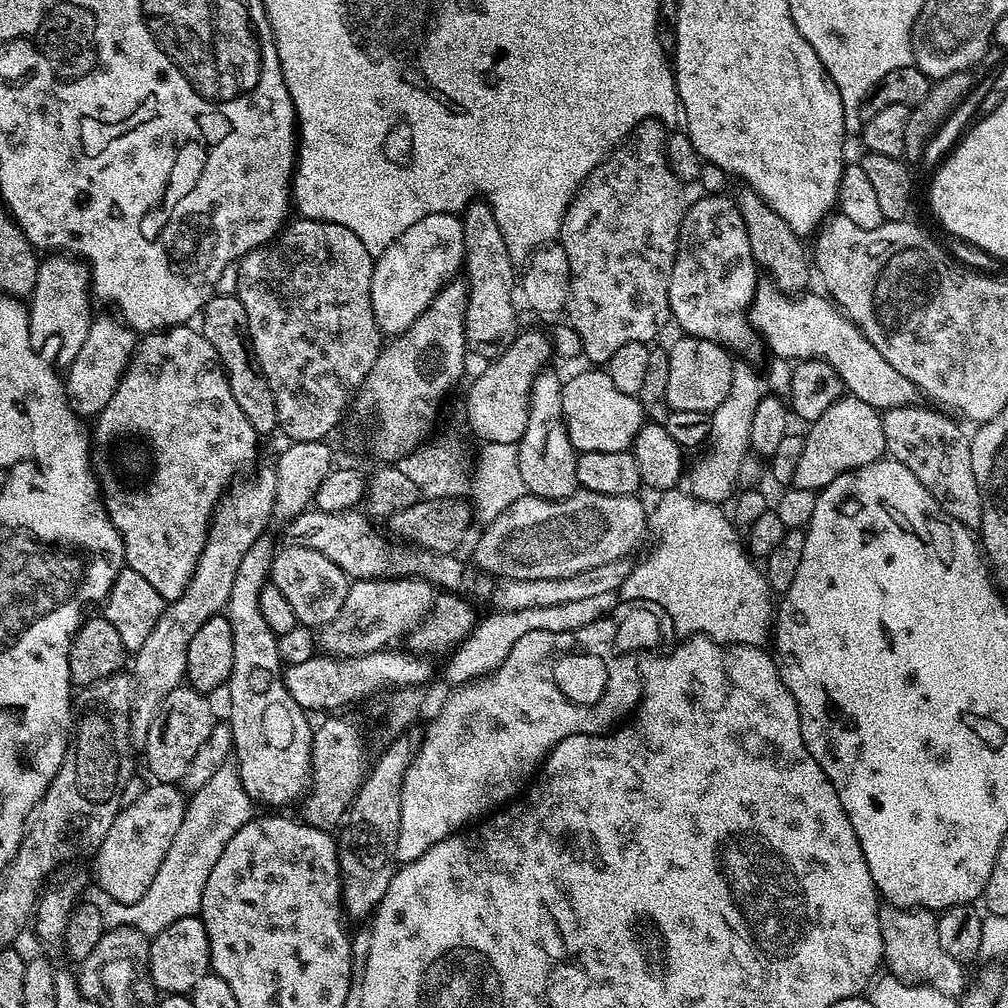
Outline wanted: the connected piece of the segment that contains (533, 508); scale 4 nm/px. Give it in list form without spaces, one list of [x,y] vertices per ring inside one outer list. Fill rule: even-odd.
[[[579,490],[564,500],[544,500],[542,497],[527,494],[509,506],[504,513],[495,517],[492,524],[483,529],[480,545],[476,548],[476,564],[488,572],[497,572],[497,577],[506,580],[534,580],[548,578],[570,578],[574,574],[582,574],[582,570],[590,570],[590,566],[606,566],[608,562],[625,559],[636,548],[636,543],[644,536],[644,504],[636,496],[615,496],[614,494],[594,494]]]

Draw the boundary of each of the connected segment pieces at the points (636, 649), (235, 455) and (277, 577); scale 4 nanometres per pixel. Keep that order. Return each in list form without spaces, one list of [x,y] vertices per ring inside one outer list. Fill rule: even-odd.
[[[645,600],[617,603],[611,614],[578,630],[547,632],[539,628],[518,638],[518,642],[514,642],[514,650],[506,654],[502,666],[486,677],[457,687],[456,693],[429,722],[428,729],[423,729],[420,748],[405,770],[402,782],[397,861],[400,864],[414,862],[422,858],[430,846],[503,809],[515,797],[512,795],[516,791],[519,793],[533,779],[548,753],[556,749],[562,738],[570,738],[574,734],[599,736],[631,717],[642,695],[641,665],[638,660],[636,664],[632,656],[647,648],[671,649],[677,640],[670,614],[666,614],[662,606]]]
[[[177,326],[167,329],[167,331],[147,333],[137,343],[132,359],[128,361],[128,368],[120,375],[118,390],[114,390],[114,398],[110,398],[110,402],[106,402],[100,415],[95,417],[94,424],[96,424],[96,429],[93,427],[90,432],[92,471],[98,477],[104,509],[112,517],[112,525],[116,527],[124,543],[125,565],[138,570],[138,574],[142,574],[142,578],[146,578],[146,582],[150,582],[150,586],[154,586],[154,590],[158,590],[158,594],[162,594],[164,601],[171,602],[182,598],[182,594],[188,588],[188,583],[192,581],[192,575],[198,566],[198,558],[204,550],[204,544],[208,541],[208,530],[216,506],[220,503],[220,497],[241,475],[241,473],[239,474],[240,468],[246,467],[255,458],[256,440],[258,440],[258,433],[254,430],[254,426],[250,426],[246,414],[242,414],[238,402],[234,402],[234,394],[230,394],[228,376],[224,372],[224,367],[220,365],[220,359],[216,357],[214,346],[210,346],[203,331],[196,329],[195,332],[192,326]]]
[[[297,544],[281,547],[273,556],[270,582],[278,586],[278,590],[282,590],[282,595],[289,600],[297,625],[313,630],[334,622],[346,600],[350,585],[348,575],[330,558],[326,558],[326,554],[318,554],[318,550],[306,550],[306,546]]]

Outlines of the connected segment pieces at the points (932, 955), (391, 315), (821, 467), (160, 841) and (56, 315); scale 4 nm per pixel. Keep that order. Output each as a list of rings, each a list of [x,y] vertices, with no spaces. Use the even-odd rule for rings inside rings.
[[[887,902],[881,903],[879,910],[883,963],[887,971],[907,984],[928,984],[942,994],[959,997],[966,987],[966,968],[942,950],[938,942],[937,913],[927,908],[899,908]]]
[[[443,212],[430,214],[422,218],[422,222],[414,222],[410,230],[406,230],[389,246],[381,256],[375,257],[372,265],[372,281],[370,282],[370,298],[374,306],[374,316],[381,333],[391,338],[401,336],[409,326],[418,319],[430,306],[432,299],[439,294],[451,280],[457,279],[464,263],[464,222],[459,215]]]
[[[841,395],[818,419],[811,421],[812,429],[804,436],[802,459],[794,469],[791,487],[819,493],[834,478],[881,459],[886,452],[886,434],[882,434],[880,417],[881,413],[866,402]]]
[[[149,783],[149,788],[141,796],[136,796],[132,801],[125,803],[120,812],[114,818],[114,826],[106,830],[106,838],[102,838],[99,848],[95,849],[96,856],[96,880],[100,888],[105,892],[109,901],[118,903],[138,902],[149,889],[166,858],[167,850],[182,825],[183,814],[186,805],[186,796],[176,784]]]
[[[68,254],[45,255],[40,262],[38,282],[34,282],[34,290],[27,305],[33,350],[43,353],[44,347],[49,344],[50,347],[56,348],[57,365],[72,364],[74,358],[78,358],[78,350],[82,350],[82,342],[86,342],[86,334],[92,325],[92,304],[94,305],[94,296],[90,291],[87,264]]]

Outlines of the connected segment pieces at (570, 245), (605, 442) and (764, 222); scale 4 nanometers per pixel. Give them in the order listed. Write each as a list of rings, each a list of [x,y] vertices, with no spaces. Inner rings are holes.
[[[644,120],[638,126],[634,126],[634,130],[628,135],[622,143],[613,150],[601,164],[590,173],[580,187],[576,189],[576,195],[572,197],[572,201],[568,203],[566,214],[562,218],[562,226],[560,227],[560,235],[558,243],[566,250],[566,258],[570,262],[570,298],[566,309],[567,323],[572,326],[578,334],[581,342],[581,353],[583,359],[593,360],[593,365],[607,365],[610,358],[614,358],[614,354],[621,346],[626,346],[626,342],[642,342],[648,344],[652,339],[663,330],[667,324],[670,324],[670,276],[674,270],[674,262],[676,261],[676,251],[678,250],[678,238],[680,237],[680,227],[684,221],[684,210],[686,207],[686,199],[684,200],[685,185],[670,170],[668,159],[666,158],[666,142],[669,133],[666,131],[665,125],[659,120]]]
[[[607,371],[576,372],[567,377],[562,386],[562,414],[570,442],[577,453],[593,452],[627,452],[635,445],[636,435],[646,417],[639,399],[630,394],[622,394],[614,382],[610,382]]]
[[[741,187],[740,193],[735,193],[734,199],[742,214],[742,222],[746,222],[746,234],[750,234],[750,248],[757,265],[766,271],[767,279],[771,280],[781,292],[800,294],[805,291],[808,279],[813,279],[814,272],[810,267],[810,252],[805,241],[786,221],[762,199],[753,188]],[[805,244],[805,248],[804,248]]]

